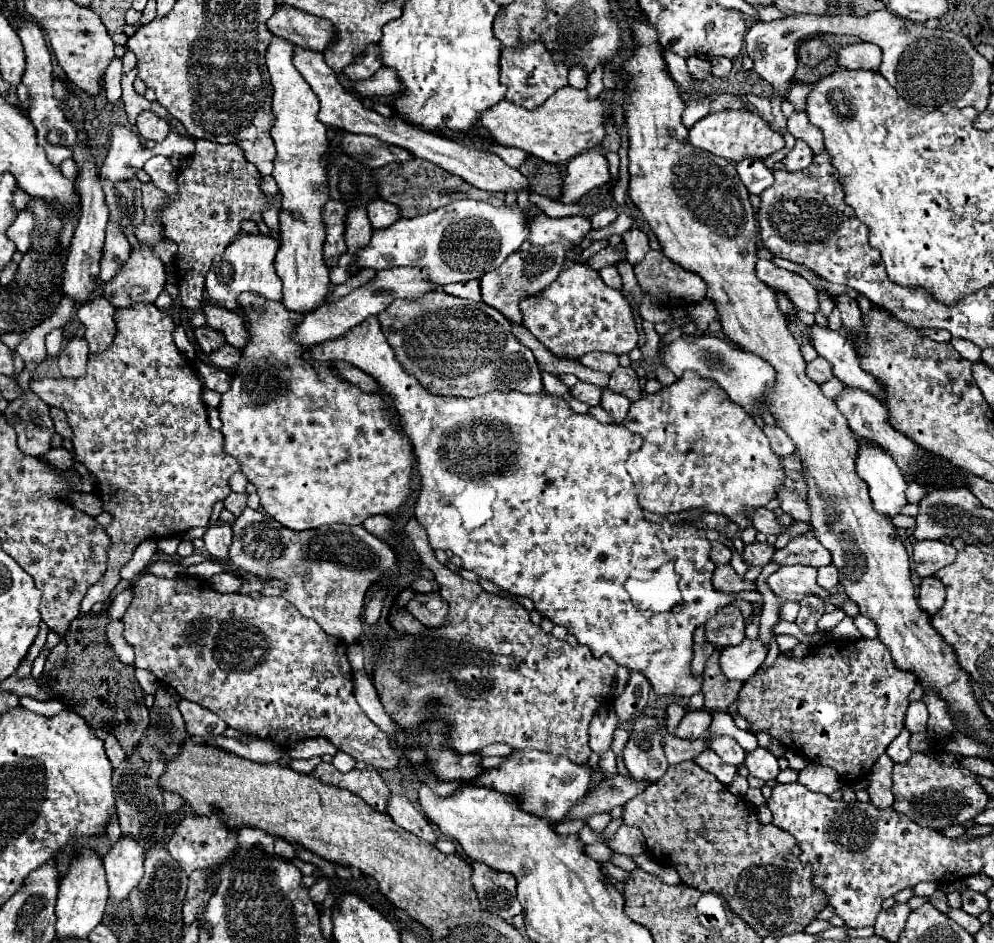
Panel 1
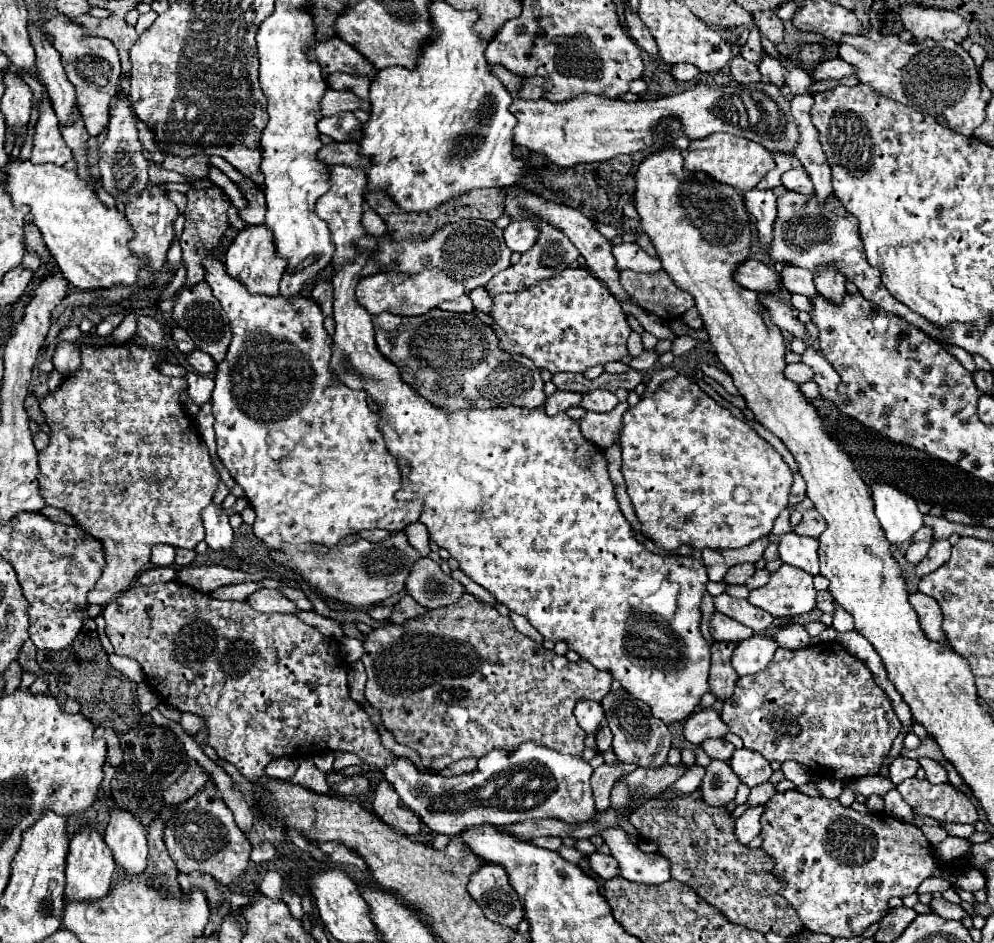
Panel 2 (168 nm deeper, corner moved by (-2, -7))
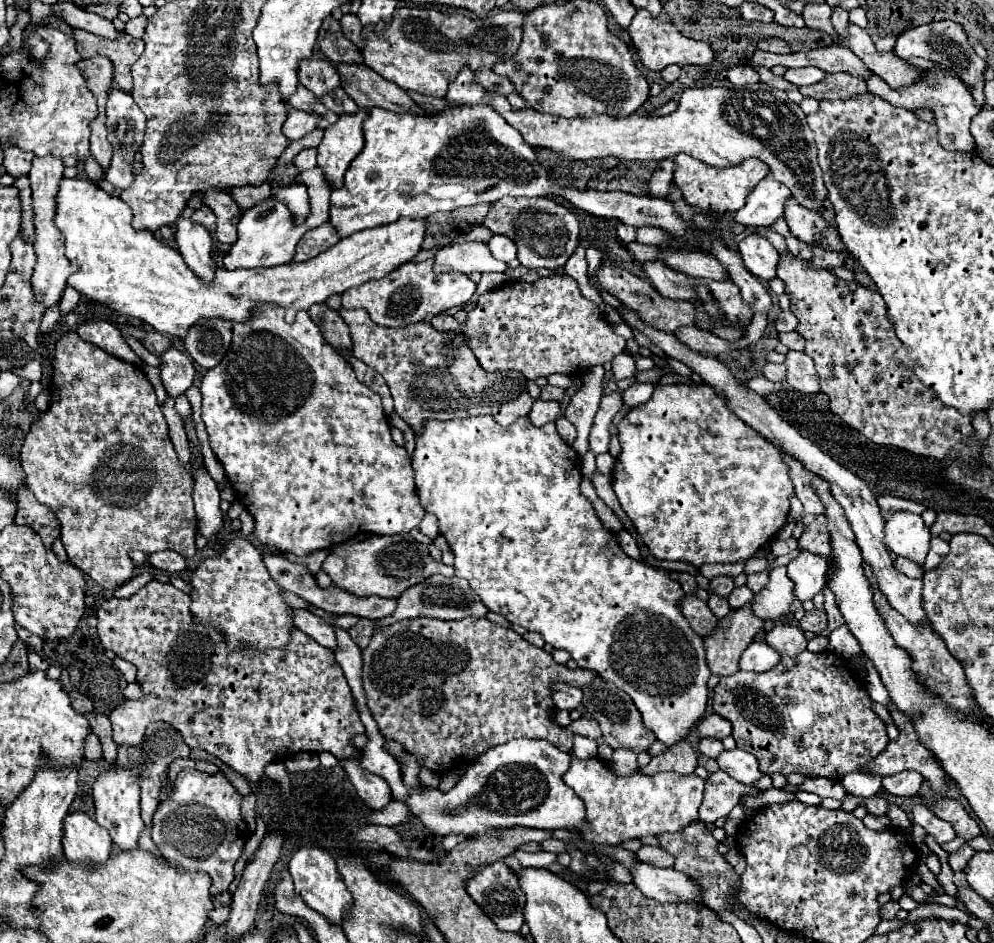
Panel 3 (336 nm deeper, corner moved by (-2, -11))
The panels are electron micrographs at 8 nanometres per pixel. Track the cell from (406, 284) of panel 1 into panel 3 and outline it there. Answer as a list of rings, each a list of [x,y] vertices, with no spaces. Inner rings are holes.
[[[435,260],[407,262],[381,280],[369,280],[361,286],[349,288],[341,294],[342,306],[347,309],[365,308],[369,316],[381,326],[409,326],[413,322],[427,322],[437,314],[471,302],[477,284],[461,272],[435,272]]]

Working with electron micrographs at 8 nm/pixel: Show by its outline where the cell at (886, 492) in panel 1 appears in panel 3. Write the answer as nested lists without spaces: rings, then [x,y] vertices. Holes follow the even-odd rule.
[[[889,512],[885,516],[885,544],[891,554],[913,560],[923,568],[929,552],[931,532],[923,524],[923,518],[911,512]]]

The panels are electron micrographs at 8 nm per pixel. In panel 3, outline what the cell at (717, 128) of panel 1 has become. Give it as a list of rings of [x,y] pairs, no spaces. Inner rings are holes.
[[[687,154],[675,156],[675,172],[673,172],[673,184],[681,190],[683,200],[701,212],[737,212],[745,206],[747,196],[753,192],[753,188],[769,174],[769,168],[763,162],[757,162],[751,158],[749,162],[743,162],[741,166],[731,166],[729,170],[711,170],[709,166],[701,166],[701,162],[693,162]]]

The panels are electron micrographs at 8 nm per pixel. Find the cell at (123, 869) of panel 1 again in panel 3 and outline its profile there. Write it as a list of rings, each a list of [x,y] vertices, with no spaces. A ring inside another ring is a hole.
[[[115,764],[101,772],[93,782],[93,802],[95,802],[95,814],[97,822],[105,826],[113,838],[113,842],[121,850],[133,850],[137,848],[139,832],[143,830],[141,820],[141,808],[139,808],[139,770],[137,768],[117,768]]]

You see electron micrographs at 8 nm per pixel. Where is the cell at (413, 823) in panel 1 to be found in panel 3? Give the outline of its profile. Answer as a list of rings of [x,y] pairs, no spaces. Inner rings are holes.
[[[345,758],[345,760],[341,760],[341,766],[343,766],[345,774],[349,776],[351,784],[355,786],[359,798],[369,808],[381,810],[383,806],[387,806],[391,802],[389,784],[381,776],[363,770],[361,764],[359,764],[359,758]]]

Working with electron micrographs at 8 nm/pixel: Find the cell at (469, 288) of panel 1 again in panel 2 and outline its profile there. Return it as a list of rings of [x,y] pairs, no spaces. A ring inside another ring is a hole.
[[[463,294],[461,298],[449,300],[449,302],[441,302],[441,310],[451,310],[451,312],[473,312],[473,302],[469,298],[469,294]]]

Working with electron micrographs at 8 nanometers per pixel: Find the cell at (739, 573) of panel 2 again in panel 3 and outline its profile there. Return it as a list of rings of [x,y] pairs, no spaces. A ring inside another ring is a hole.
[[[717,576],[709,582],[709,594],[717,594],[723,598],[729,596],[733,588],[735,588],[735,584],[733,584],[733,578],[729,578],[729,576]]]

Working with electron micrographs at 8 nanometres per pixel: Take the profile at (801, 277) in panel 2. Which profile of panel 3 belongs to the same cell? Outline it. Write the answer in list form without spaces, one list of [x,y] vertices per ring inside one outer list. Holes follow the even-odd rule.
[[[757,228],[757,230],[753,230],[753,232],[765,236],[765,238],[767,238],[779,252],[787,252],[787,244],[785,244],[785,238],[783,238],[781,234],[777,234],[777,232],[769,230],[769,228]]]

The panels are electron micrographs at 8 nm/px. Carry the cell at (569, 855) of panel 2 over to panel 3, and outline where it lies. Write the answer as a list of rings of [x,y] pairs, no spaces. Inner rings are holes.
[[[515,850],[513,854],[515,854],[515,858],[521,862],[523,868],[545,868],[545,866],[557,862],[557,854],[551,854],[551,852],[535,852],[535,854],[527,854],[527,852]]]

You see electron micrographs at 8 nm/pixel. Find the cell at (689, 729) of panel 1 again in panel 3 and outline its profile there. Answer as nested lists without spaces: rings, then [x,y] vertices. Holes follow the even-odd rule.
[[[709,714],[699,722],[697,732],[699,732],[699,738],[709,736],[709,738],[723,740],[725,736],[731,734],[731,722],[725,720],[723,716],[719,716],[719,714]]]

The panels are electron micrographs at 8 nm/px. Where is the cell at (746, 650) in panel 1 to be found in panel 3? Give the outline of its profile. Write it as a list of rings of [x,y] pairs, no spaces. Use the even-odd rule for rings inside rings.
[[[753,642],[743,654],[739,668],[749,670],[749,672],[767,672],[779,664],[781,656],[769,648],[765,642]]]

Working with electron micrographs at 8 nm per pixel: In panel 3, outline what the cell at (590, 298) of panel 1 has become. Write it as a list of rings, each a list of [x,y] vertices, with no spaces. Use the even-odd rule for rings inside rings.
[[[545,276],[535,282],[505,282],[477,298],[475,306],[467,312],[467,320],[459,326],[459,332],[483,370],[517,370],[527,380],[537,380],[539,376],[551,376],[555,372],[571,376],[595,364],[611,362],[625,350],[625,340],[611,330],[599,308],[581,296],[579,286],[571,276]]]

